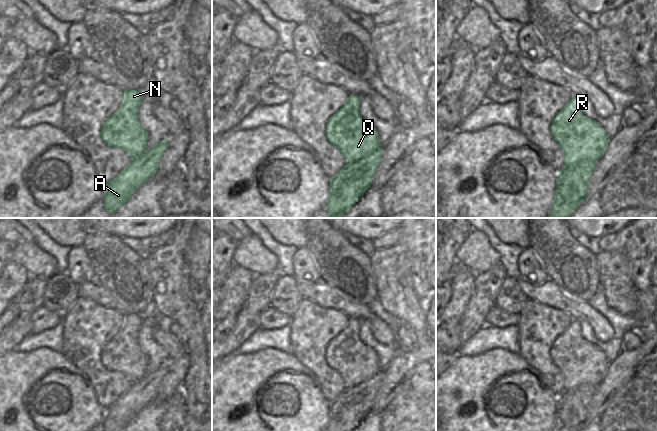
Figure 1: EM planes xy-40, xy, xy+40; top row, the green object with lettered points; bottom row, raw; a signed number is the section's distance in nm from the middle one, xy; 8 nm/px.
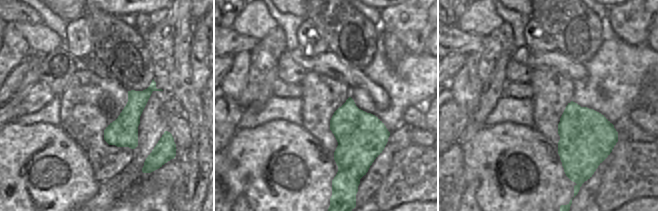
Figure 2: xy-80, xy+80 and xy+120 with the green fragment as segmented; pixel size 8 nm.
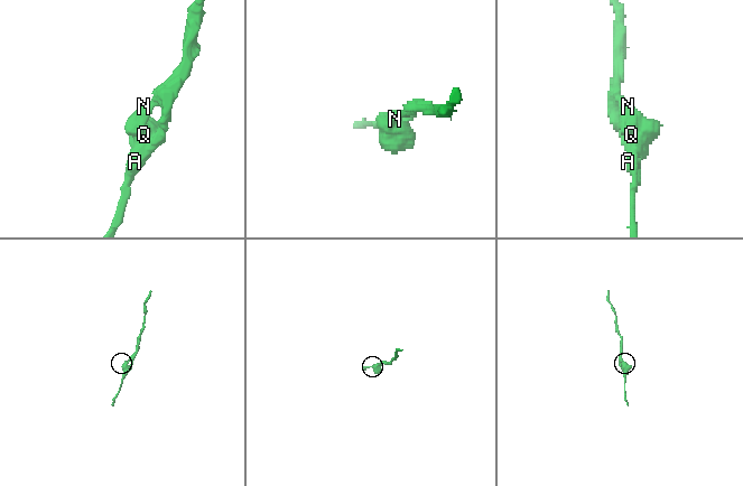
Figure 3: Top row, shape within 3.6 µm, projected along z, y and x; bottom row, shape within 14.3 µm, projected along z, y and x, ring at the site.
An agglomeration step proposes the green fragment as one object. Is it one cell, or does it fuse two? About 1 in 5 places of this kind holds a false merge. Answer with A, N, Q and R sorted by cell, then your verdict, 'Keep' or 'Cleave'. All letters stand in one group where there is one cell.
Groups: A N Q R. Keep.

